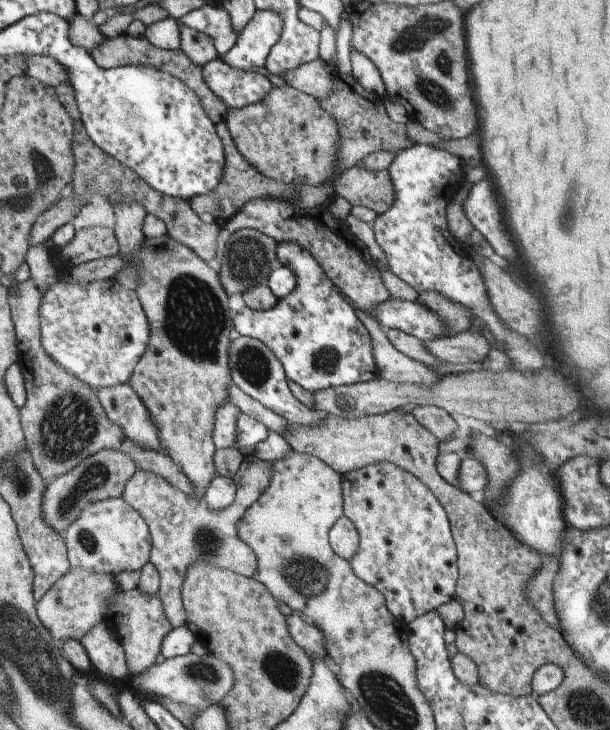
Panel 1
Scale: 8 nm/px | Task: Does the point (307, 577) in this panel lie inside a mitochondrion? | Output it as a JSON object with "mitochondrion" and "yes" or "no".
{"mitochondrion":"yes"}

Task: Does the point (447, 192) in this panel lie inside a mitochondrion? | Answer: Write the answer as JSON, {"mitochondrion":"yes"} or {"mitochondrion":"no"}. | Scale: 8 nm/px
{"mitochondrion":"no"}

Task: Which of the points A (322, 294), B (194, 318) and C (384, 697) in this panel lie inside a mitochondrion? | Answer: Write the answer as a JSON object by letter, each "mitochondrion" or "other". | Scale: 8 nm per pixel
{"A":"other","B":"mitochondrion","C":"mitochondrion"}

